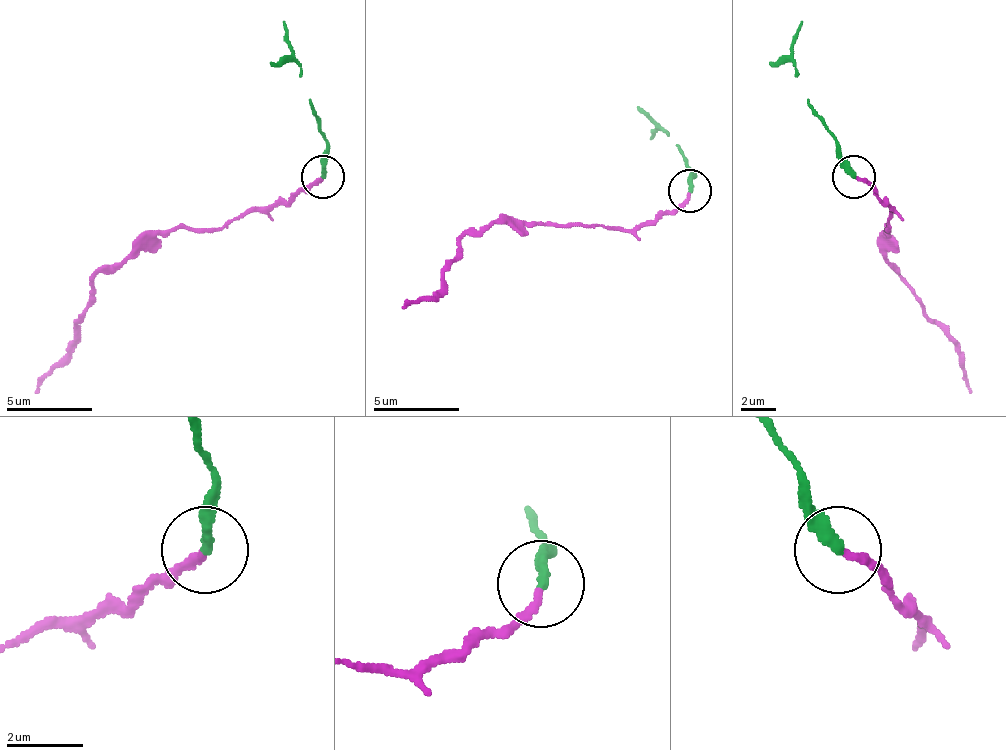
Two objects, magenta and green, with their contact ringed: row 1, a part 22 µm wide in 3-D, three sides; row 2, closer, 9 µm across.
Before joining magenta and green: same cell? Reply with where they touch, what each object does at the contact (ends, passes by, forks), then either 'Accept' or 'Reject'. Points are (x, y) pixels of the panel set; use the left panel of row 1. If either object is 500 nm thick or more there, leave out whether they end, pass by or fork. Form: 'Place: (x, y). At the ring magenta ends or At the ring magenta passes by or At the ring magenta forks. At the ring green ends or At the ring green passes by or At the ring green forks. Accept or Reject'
Place: (323, 176). At the ring magenta ends. At the ring green ends. Accept

